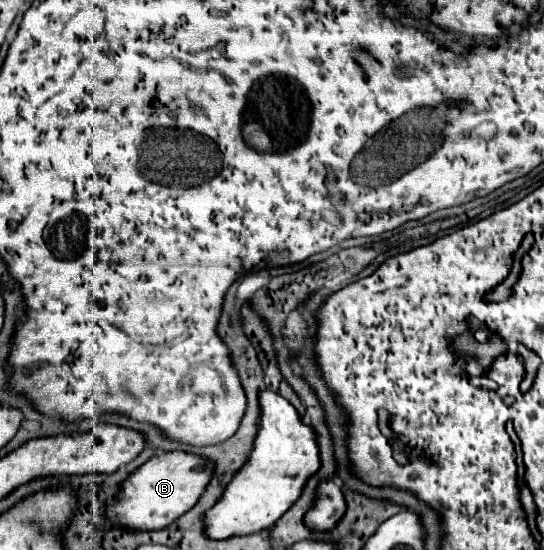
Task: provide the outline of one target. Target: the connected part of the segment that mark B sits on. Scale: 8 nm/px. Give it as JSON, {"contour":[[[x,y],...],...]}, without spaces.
{"contour":[[[172,450],[152,456],[124,482],[124,492],[116,504],[108,502],[106,518],[112,524],[120,524],[132,530],[158,530],[172,524],[184,512],[188,512],[214,476],[214,464],[194,452]]]}

